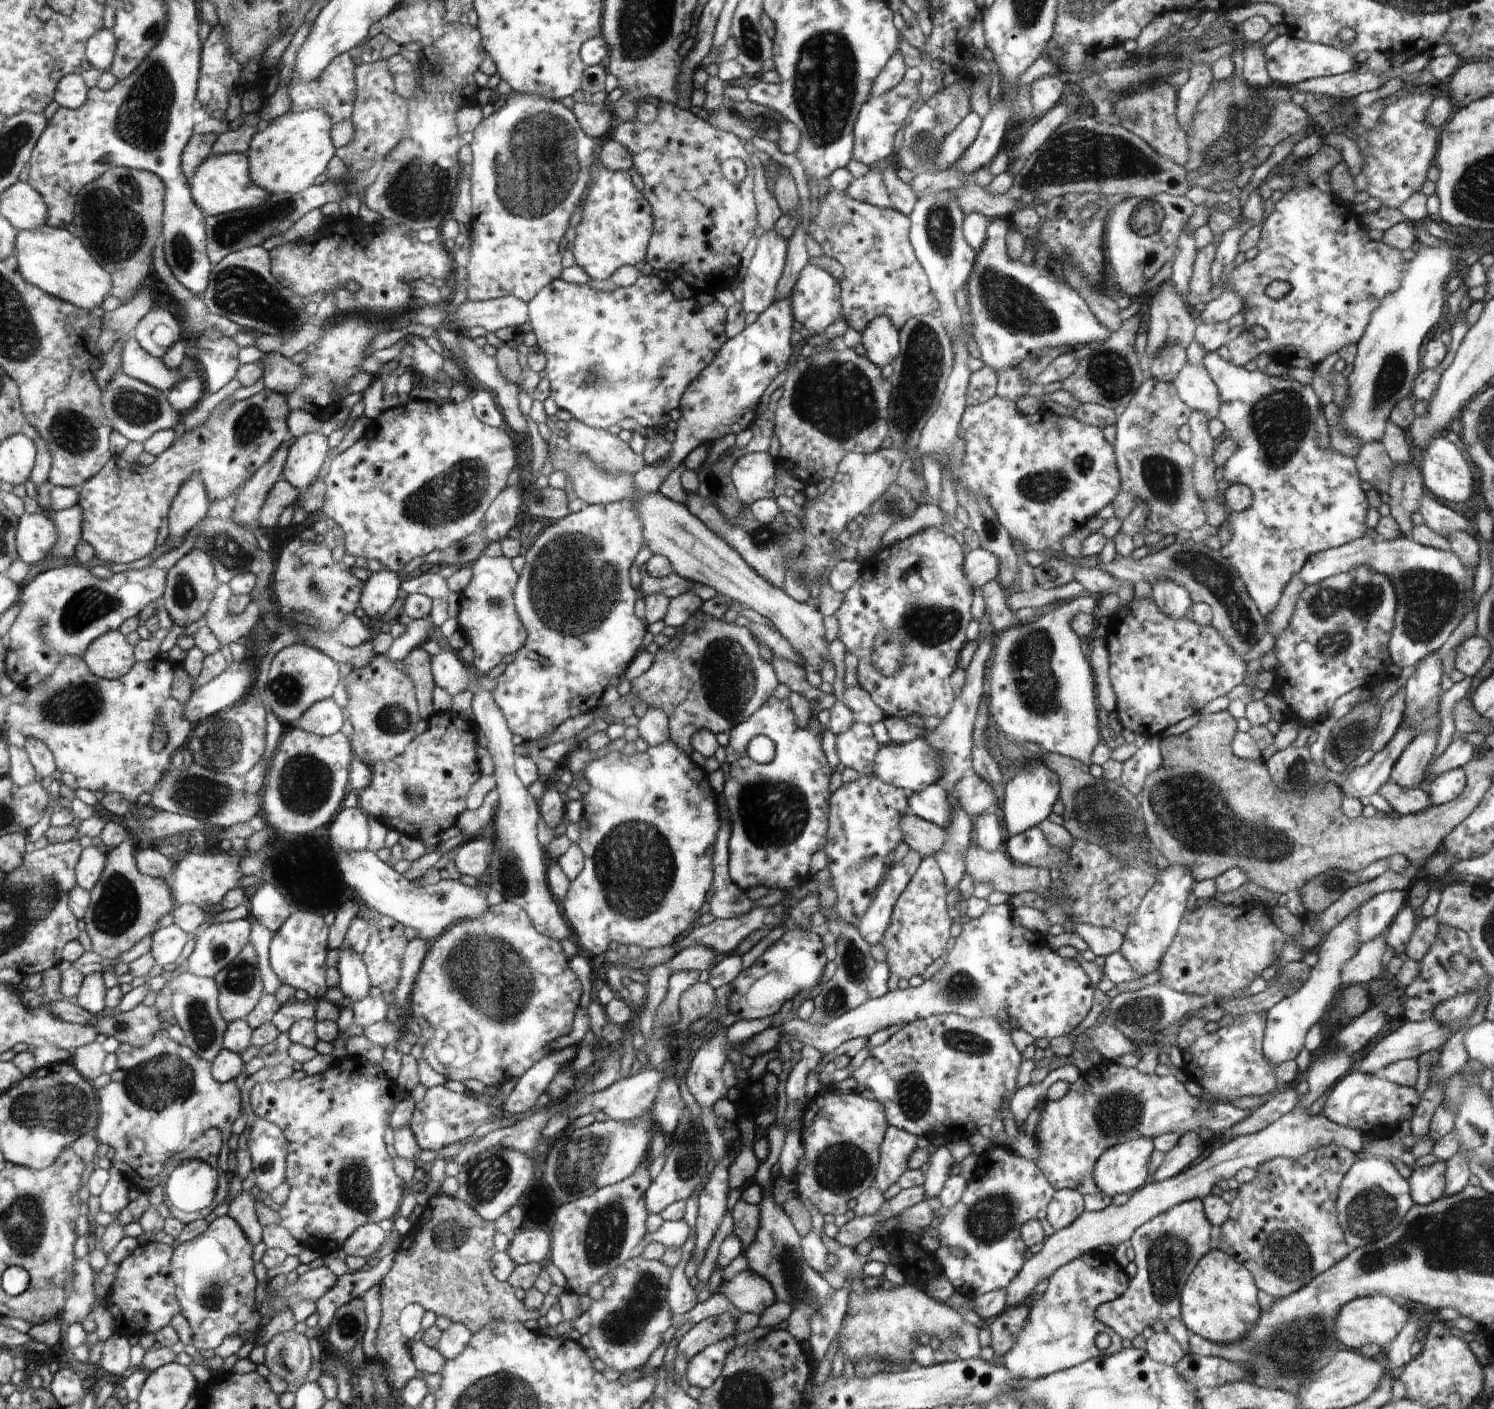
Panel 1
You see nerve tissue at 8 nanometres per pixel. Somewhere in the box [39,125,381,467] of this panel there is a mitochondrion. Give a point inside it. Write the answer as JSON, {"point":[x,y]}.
{"point":[110,217]}

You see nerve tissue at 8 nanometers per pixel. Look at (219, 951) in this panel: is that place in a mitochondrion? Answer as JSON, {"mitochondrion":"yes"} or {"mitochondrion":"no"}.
{"mitochondrion":"yes"}

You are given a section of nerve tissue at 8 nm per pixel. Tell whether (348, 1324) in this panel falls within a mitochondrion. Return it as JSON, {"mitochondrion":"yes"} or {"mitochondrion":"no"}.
{"mitochondrion":"yes"}

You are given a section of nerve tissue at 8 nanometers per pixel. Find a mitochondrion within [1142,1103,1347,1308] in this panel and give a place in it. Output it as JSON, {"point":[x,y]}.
{"point":[1285,1256]}

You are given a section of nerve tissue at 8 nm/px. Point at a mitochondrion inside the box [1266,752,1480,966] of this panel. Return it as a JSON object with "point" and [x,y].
{"point":[1300,777]}

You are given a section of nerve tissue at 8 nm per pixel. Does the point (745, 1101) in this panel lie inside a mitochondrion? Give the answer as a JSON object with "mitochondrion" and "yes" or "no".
{"mitochondrion":"no"}

